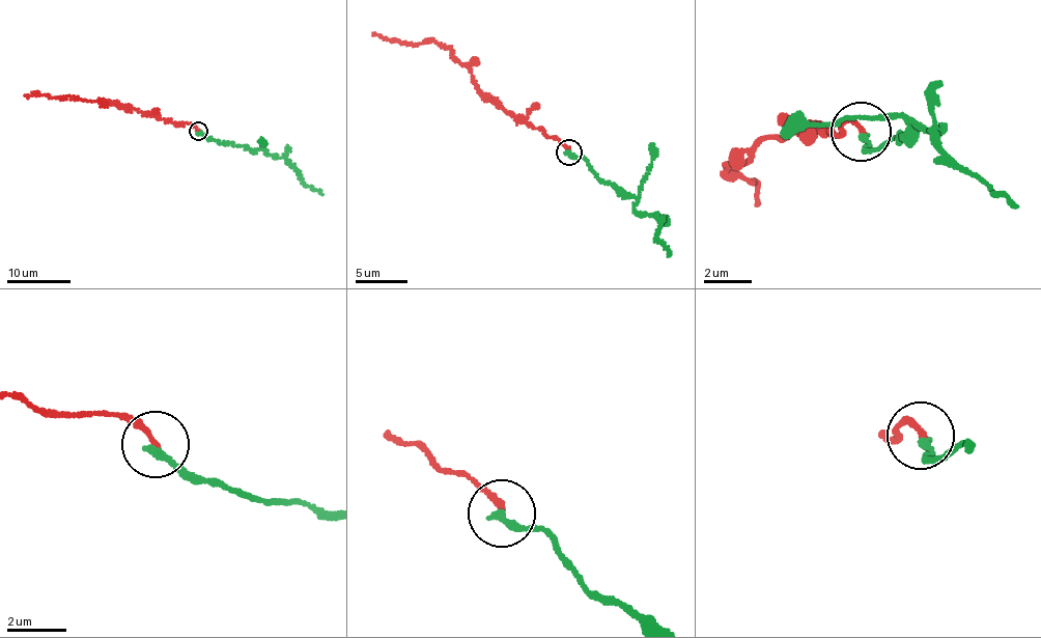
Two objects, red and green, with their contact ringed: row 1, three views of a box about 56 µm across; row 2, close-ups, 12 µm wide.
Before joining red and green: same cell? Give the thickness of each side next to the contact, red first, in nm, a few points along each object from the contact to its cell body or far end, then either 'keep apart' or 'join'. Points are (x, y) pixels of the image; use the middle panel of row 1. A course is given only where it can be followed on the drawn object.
190/280 nm | red via (568, 151), (542, 131), (495, 105), (449, 49), (433, 42), (408, 45), (390, 42), (372, 33) | green via (568, 151), (583, 158), (599, 178), (636, 199), (638, 212), (654, 213), (662, 223), (655, 237), (670, 256) | join

